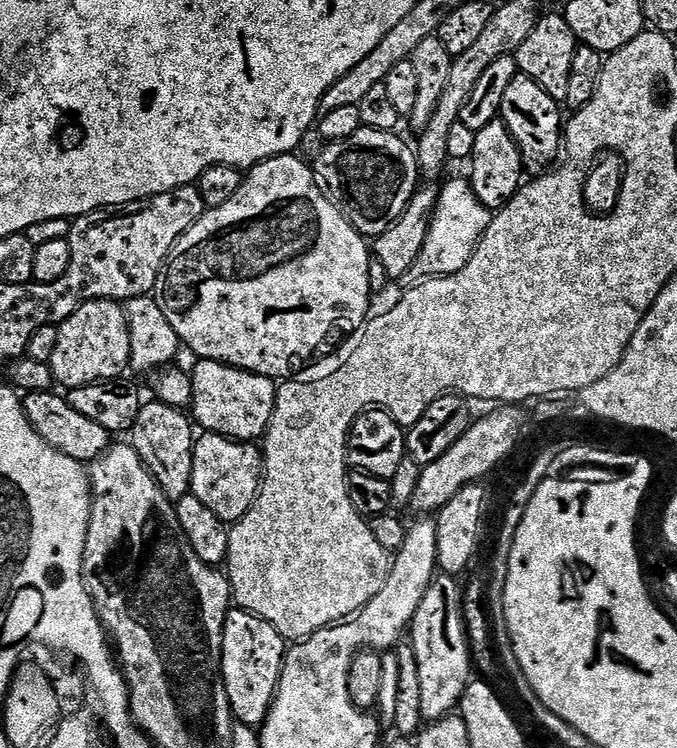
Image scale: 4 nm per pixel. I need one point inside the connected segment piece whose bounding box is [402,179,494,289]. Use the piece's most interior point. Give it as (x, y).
(461, 218)

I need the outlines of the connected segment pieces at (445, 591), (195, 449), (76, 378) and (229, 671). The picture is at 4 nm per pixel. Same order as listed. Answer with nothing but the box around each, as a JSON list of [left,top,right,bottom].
[[410,574,473,721],[191,432,264,525],[50,300,132,390],[222,607,286,726]]

